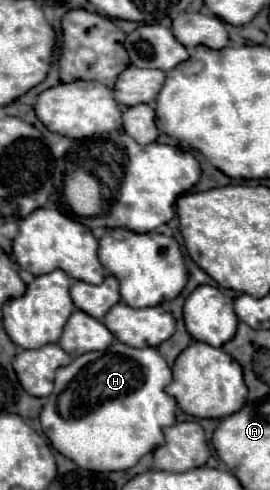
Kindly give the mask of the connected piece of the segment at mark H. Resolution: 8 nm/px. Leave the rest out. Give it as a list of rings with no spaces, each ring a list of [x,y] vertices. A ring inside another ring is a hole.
[[[116,340],[108,350],[88,352],[84,356],[78,356],[68,368],[58,370],[56,388],[48,396],[40,414],[42,430],[60,454],[74,460],[84,470],[94,470],[94,472],[128,470],[144,454],[162,446],[164,444],[162,428],[172,426],[176,422],[176,416],[174,416],[176,400],[164,392],[164,388],[170,382],[172,382],[172,370],[156,348],[150,348],[150,346],[132,348]],[[70,386],[76,386],[72,394],[74,398],[72,406],[58,406],[60,394],[64,394]]]

